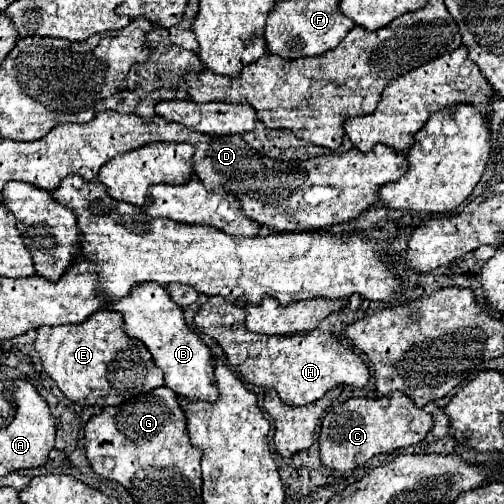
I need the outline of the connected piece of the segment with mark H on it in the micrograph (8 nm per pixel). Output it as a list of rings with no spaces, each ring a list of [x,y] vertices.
[[[222,296],[208,298],[198,310],[194,324],[198,332],[212,336],[224,350],[228,364],[250,384],[274,388],[278,396],[292,406],[304,406],[320,400],[334,386],[364,388],[370,380],[368,364],[354,352],[346,338],[334,338],[332,332],[308,332],[294,336],[262,336],[250,332],[244,324],[246,310]]]

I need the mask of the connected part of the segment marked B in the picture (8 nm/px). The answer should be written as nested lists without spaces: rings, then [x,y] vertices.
[[[156,282],[136,284],[128,296],[110,300],[106,308],[120,312],[124,318],[124,332],[146,344],[154,362],[164,372],[164,382],[168,388],[172,388],[178,396],[186,396],[192,400],[216,400],[218,392],[214,386],[212,352],[202,342],[202,338],[188,328],[184,310],[172,300],[170,292],[164,286]]]

